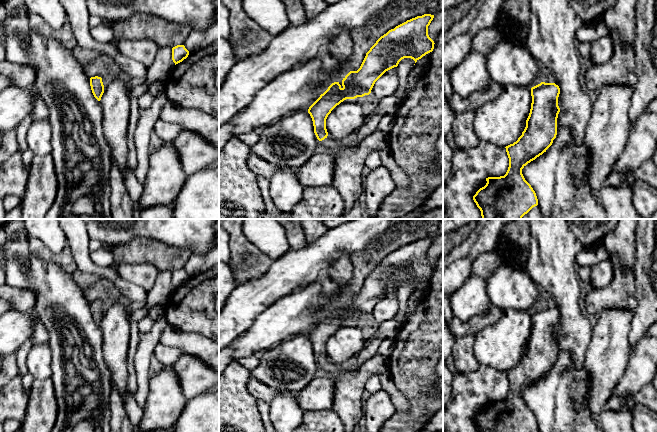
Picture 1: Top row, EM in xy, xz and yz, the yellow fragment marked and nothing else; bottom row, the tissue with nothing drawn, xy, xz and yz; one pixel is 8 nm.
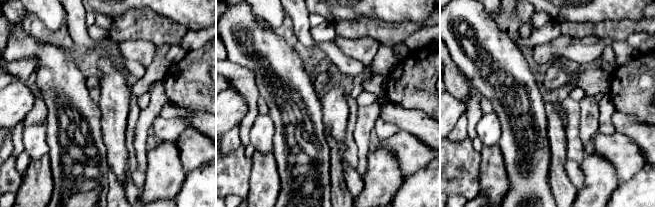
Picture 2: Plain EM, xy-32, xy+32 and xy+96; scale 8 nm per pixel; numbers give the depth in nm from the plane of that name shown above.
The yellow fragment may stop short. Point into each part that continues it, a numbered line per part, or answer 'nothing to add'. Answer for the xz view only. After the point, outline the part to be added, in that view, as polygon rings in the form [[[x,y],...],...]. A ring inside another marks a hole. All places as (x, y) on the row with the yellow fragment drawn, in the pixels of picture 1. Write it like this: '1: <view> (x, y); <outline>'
1: xz (348, 161); [[[376,130],[357,146],[345,147],[334,138],[320,141],[334,157],[331,186],[341,195],[345,214],[349,213],[364,192],[362,170],[367,156],[373,151],[389,149],[388,133]]]

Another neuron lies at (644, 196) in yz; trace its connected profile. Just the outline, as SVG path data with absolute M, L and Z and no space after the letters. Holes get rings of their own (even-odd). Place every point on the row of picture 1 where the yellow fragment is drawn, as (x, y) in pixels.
M638 178L632 185L632 203L636 212L643 218L649 219L657 212L657 189Z

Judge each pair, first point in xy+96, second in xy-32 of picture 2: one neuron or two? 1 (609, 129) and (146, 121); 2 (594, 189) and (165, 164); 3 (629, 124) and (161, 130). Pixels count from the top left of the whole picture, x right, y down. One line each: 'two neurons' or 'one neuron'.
1: two neurons
2: one neuron
3: two neurons

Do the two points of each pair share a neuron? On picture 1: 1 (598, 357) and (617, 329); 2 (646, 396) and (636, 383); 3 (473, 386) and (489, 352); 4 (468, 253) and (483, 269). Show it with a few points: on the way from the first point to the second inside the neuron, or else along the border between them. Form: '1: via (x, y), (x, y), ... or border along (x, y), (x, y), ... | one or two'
1: via (604, 350), (610, 343), (612, 336) | one
2: border along (646, 385), (639, 392), (637, 396), (638, 401) | two
3: border along (480, 364), (504, 371) | two
4: border along (495, 249), (481, 253), (474, 260), (470, 274) | two

